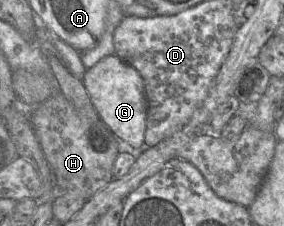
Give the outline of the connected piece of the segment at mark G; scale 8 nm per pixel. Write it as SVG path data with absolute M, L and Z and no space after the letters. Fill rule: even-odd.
M114 54L86 70L82 82L99 117L114 135L134 149L144 148L147 100L139 72Z

